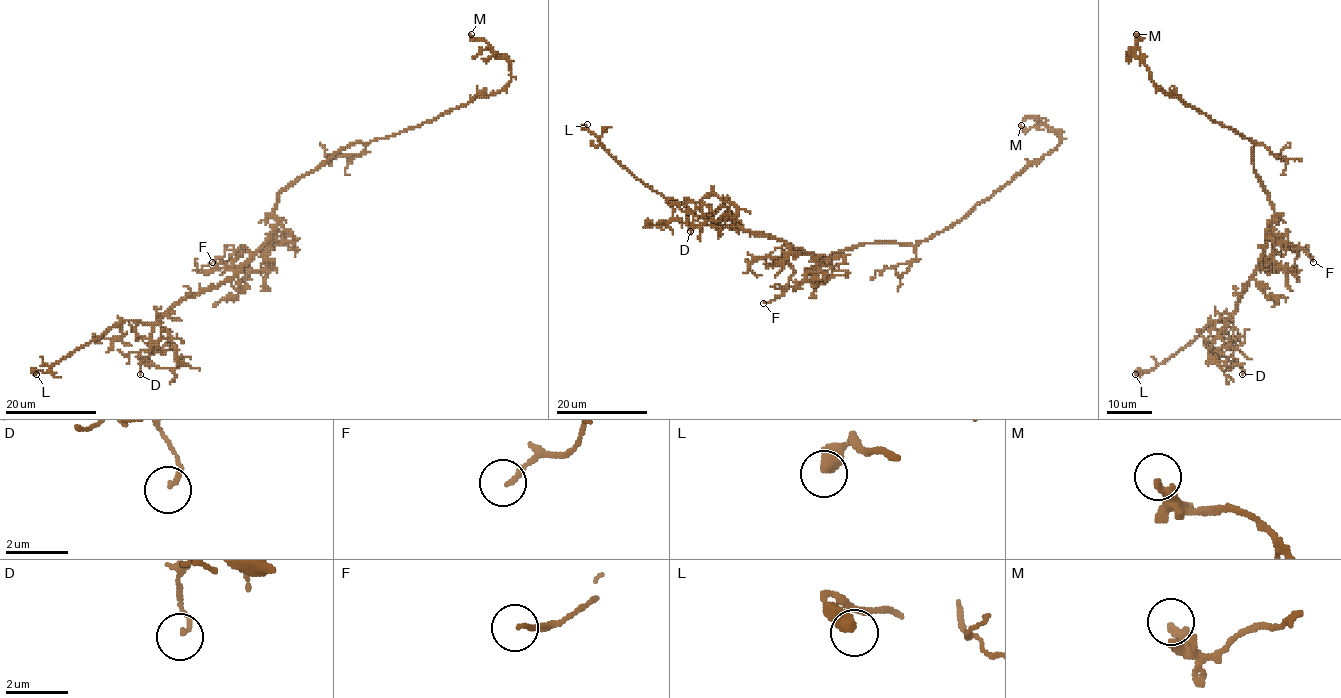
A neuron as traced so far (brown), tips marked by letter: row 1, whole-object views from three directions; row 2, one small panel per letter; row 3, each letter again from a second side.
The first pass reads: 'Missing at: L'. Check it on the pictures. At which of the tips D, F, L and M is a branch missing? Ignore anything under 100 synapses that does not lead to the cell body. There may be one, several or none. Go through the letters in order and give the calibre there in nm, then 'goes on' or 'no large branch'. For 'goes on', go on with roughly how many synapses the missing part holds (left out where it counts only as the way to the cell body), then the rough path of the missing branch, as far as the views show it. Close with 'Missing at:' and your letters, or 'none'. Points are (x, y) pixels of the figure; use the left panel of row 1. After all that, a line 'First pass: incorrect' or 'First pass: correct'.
D: 120 nm thick; no large branch
F: 120 nm thick; no large branch
L: 480 nm thick; goes on
M: 240 nm thick; no large branch
Missing at: L
First pass: correct

